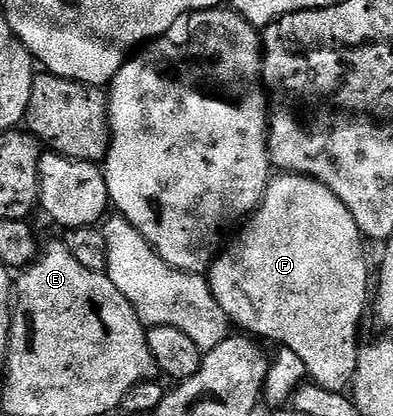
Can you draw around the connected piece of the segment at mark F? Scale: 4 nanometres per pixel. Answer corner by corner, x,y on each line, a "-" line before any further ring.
281,172
276,176
269,180
268,189
264,193
264,202
260,204
259,209
256,210
253,216
243,222
242,228
239,230
239,233
241,232
240,238
237,241
235,239
229,240
221,249
219,257
212,262
212,268
206,274
208,286
214,295
214,299
218,299
218,307
222,307
222,311
226,311
229,322
235,328
236,325
240,328
237,330
243,331
253,338
263,339
265,342
277,341
277,346
294,351
294,355
298,355
298,359
302,359
302,363
306,363
308,377
311,378
314,384
326,391
344,393
353,384
353,377
356,374
359,349
362,344
360,320
364,317
364,308
367,305
369,308
370,305
368,261
364,258
366,241
360,232
358,223
354,223
354,215
350,215
350,211
346,211
346,203
342,203
342,199
338,199
338,195
334,195
334,191
330,191
330,187
318,183
313,177
303,177
300,173

